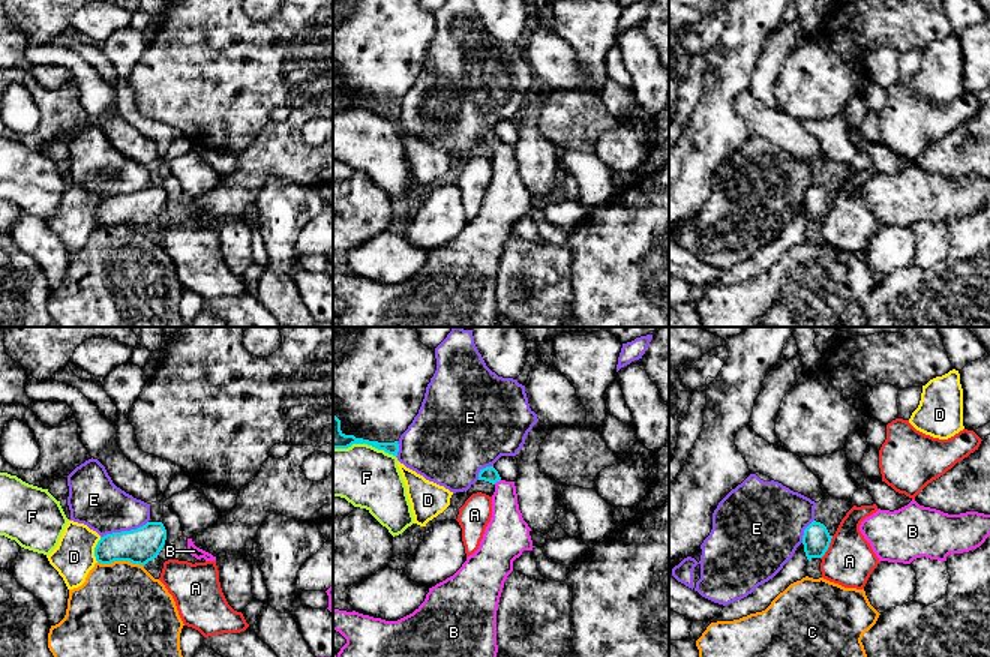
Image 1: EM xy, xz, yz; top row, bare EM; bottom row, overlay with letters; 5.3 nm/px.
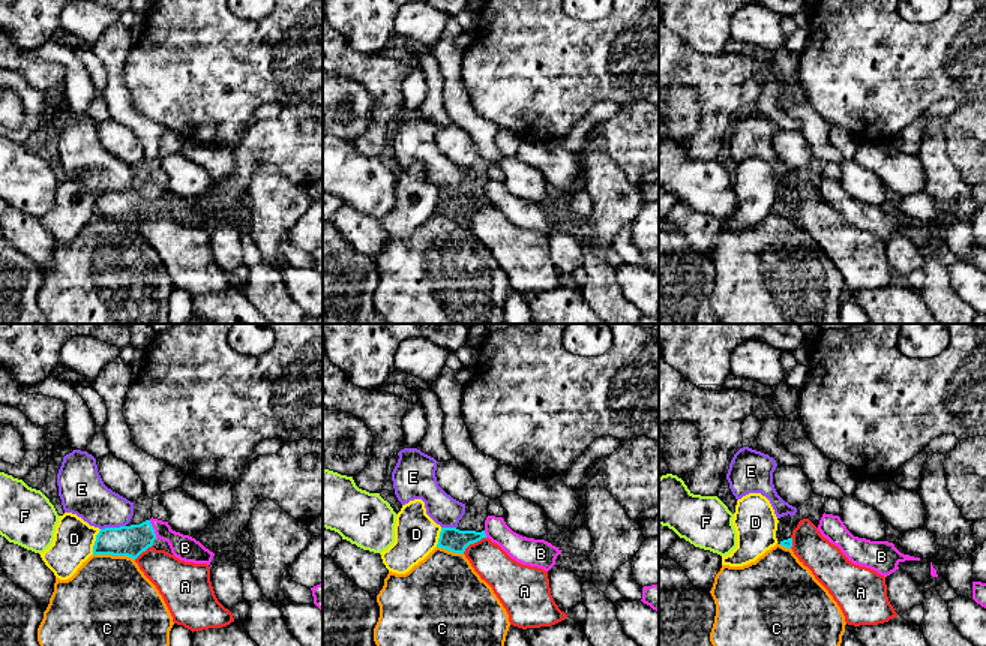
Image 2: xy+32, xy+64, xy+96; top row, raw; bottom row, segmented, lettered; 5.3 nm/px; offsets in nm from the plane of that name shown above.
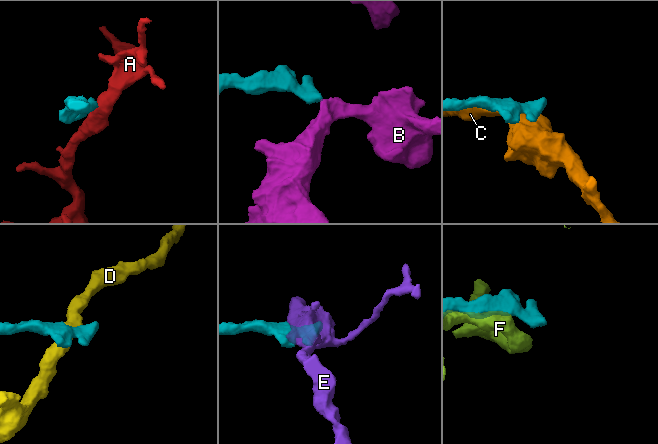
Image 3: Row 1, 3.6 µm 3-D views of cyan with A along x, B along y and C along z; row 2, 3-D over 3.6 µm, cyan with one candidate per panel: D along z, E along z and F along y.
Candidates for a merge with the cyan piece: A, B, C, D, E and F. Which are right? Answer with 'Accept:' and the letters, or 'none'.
Accept: B

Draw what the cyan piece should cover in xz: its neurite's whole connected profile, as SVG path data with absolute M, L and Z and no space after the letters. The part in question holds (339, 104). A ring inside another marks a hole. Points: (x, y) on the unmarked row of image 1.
M333 76L333 112L348 112L352 108L368 108L378 114L384 114L388 118L398 120L399 108L394 106L378 106L378 105L369 105L363 102L356 102L354 99L345 99L340 94L340 84Z

